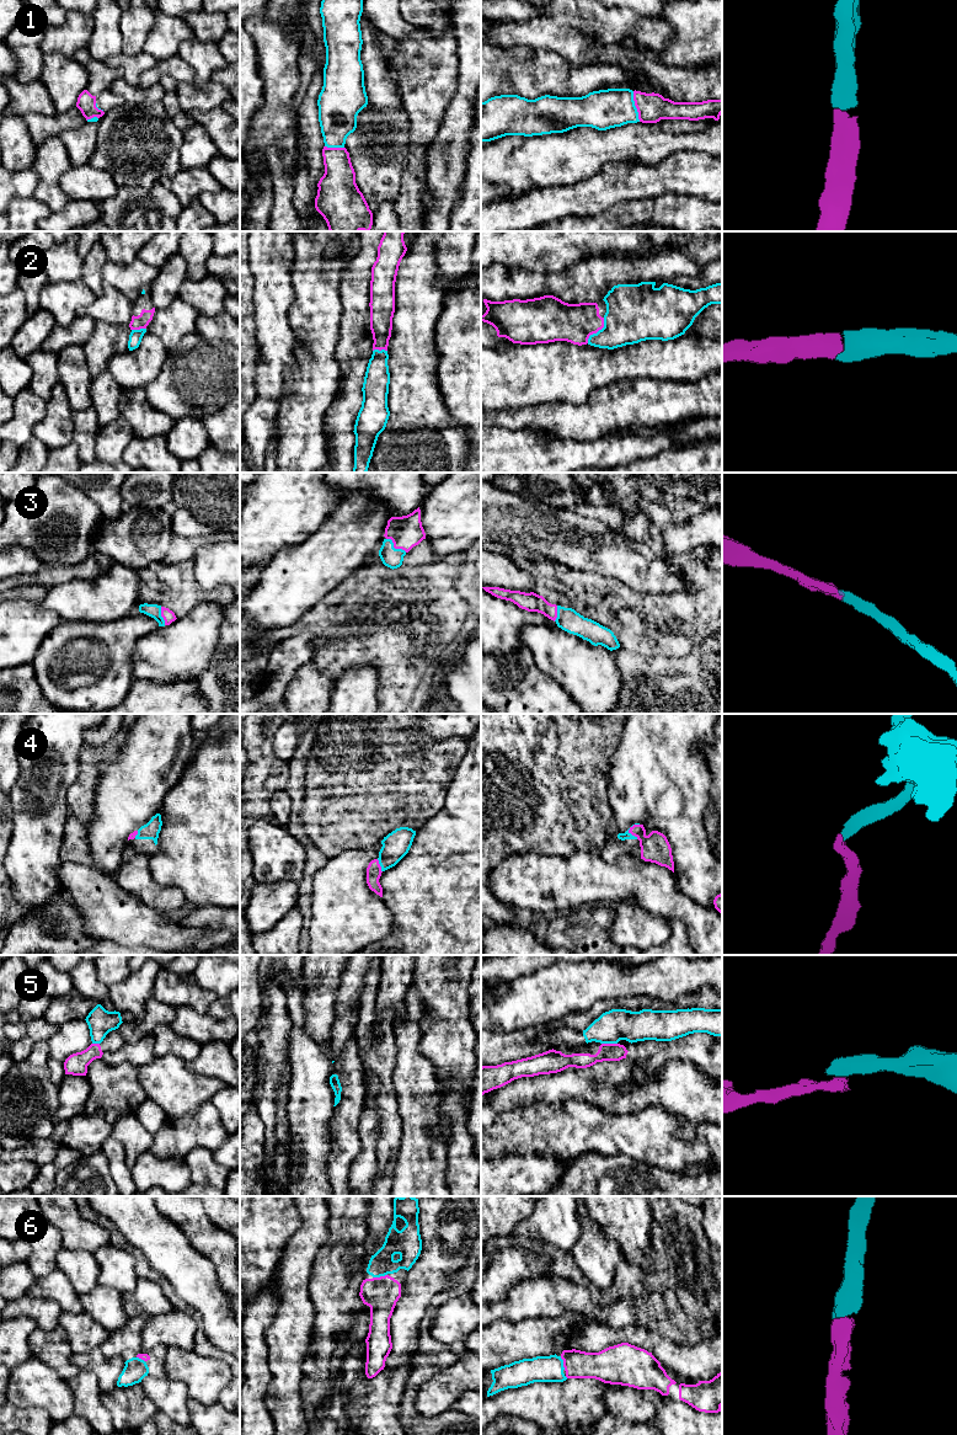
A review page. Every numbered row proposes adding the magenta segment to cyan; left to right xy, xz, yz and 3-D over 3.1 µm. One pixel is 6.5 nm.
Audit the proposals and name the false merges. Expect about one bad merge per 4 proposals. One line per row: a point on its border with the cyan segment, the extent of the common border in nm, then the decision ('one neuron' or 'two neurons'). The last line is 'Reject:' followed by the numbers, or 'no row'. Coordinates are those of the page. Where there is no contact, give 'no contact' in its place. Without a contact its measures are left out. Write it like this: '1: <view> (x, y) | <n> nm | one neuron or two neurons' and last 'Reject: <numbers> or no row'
1: yz (635, 106) | 200 nm | one neuron
2: yz (598, 331) | 200 nm | one neuron
3: xz (394, 548) | 160 nm | one neuron
4: yz (629, 828) | 110 nm | one neuron
5: yz (609, 1043) | 100 nm | two neurons
6: xz (379, 1276) | 100 nm | one neuron
Reject: 5

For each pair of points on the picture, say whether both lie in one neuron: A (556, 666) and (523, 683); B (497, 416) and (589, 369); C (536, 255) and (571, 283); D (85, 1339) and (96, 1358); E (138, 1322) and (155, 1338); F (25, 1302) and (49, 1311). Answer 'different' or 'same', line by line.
A: different
B: different
C: different
D: different
E: different
F: same

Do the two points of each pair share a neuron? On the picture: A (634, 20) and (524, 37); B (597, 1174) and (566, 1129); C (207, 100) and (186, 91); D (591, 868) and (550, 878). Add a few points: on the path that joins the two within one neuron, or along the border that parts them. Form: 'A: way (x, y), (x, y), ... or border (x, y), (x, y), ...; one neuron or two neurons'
A: way (607, 31), (581, 28), (576, 31), (551, 31); one neuron
B: border (613, 1155), (583, 1153), (573, 1161); two neurons
C: way (202, 97), (191, 96); one neuron
D: way (581, 878), (560, 878); one neuron

